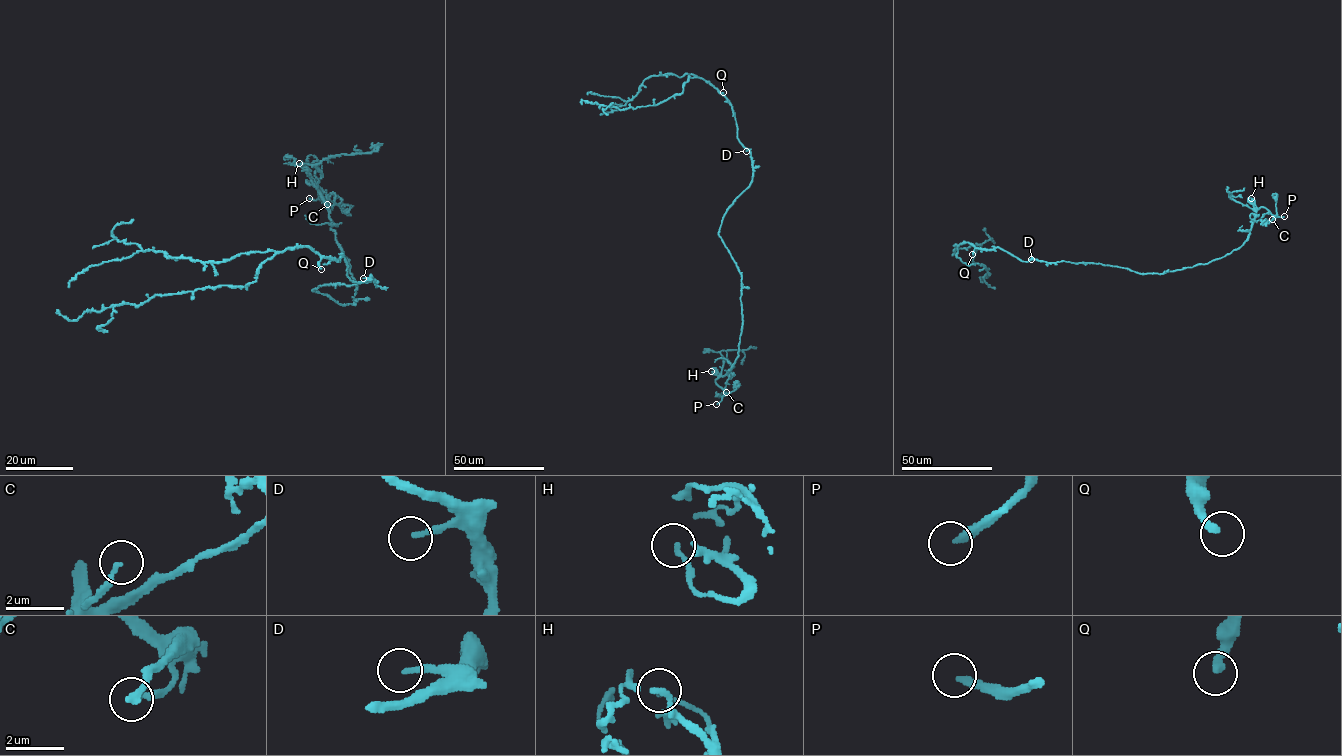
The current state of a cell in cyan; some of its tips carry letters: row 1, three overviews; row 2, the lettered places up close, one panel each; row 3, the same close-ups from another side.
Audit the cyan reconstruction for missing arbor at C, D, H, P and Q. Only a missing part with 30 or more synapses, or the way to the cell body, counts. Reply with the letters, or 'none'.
P

